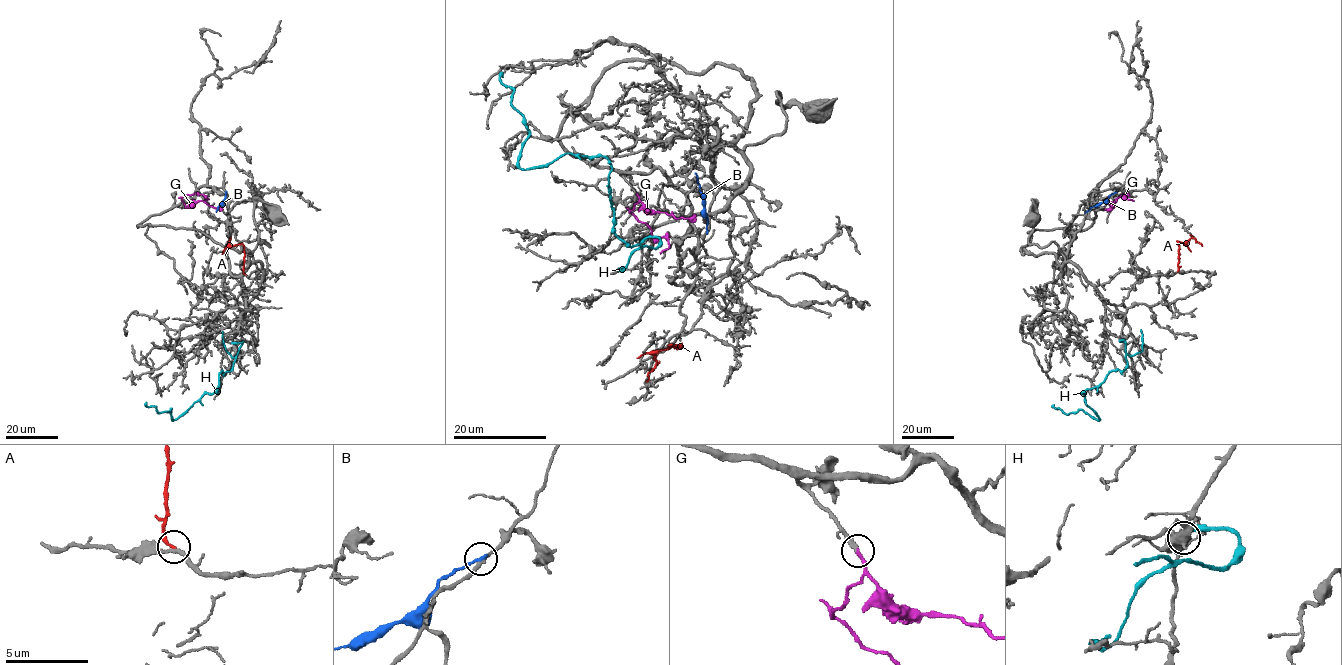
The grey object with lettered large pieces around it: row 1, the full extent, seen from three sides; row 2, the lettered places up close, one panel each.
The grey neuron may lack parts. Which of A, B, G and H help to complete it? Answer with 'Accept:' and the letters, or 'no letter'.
Accept: A, G

